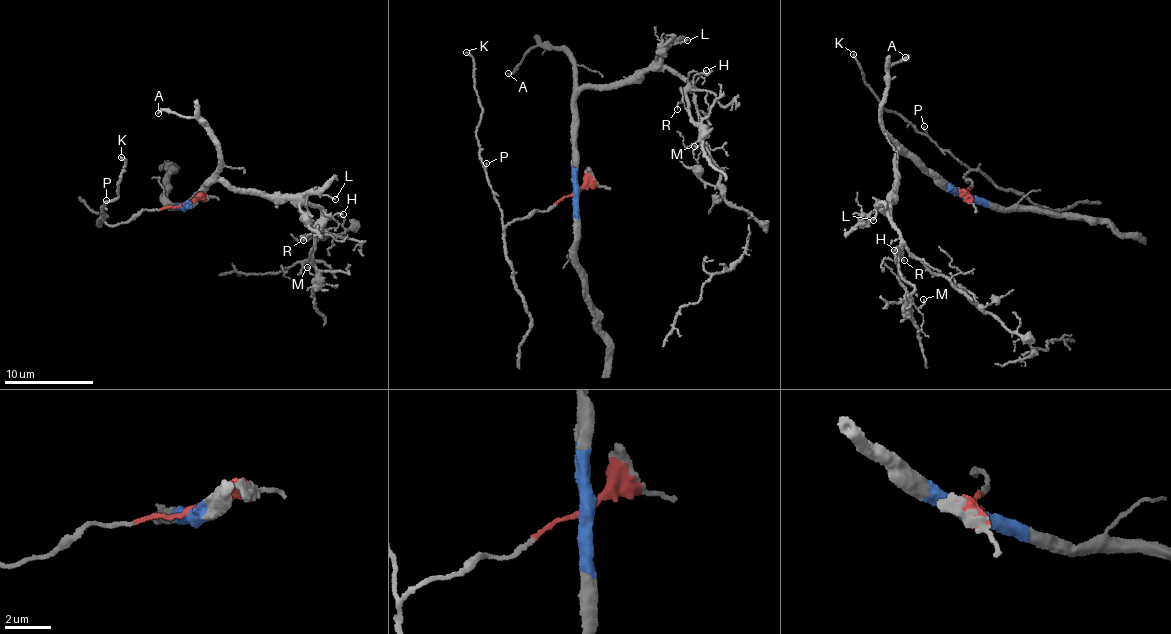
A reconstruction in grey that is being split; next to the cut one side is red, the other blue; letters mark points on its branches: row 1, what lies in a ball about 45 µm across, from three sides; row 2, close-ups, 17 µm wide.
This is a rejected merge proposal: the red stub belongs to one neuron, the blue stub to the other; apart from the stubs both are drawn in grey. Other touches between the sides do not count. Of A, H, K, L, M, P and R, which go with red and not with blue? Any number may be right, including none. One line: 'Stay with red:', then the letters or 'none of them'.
Stay with red: K, P

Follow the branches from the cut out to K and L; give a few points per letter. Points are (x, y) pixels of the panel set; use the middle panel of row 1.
K: (576, 193), (547, 210), (503, 224), (479, 156), (475, 130), (481, 110), (466, 52)
L: (576, 193), (570, 128), (572, 109), (580, 93), (646, 72), (657, 65), (673, 43), (687, 40)

